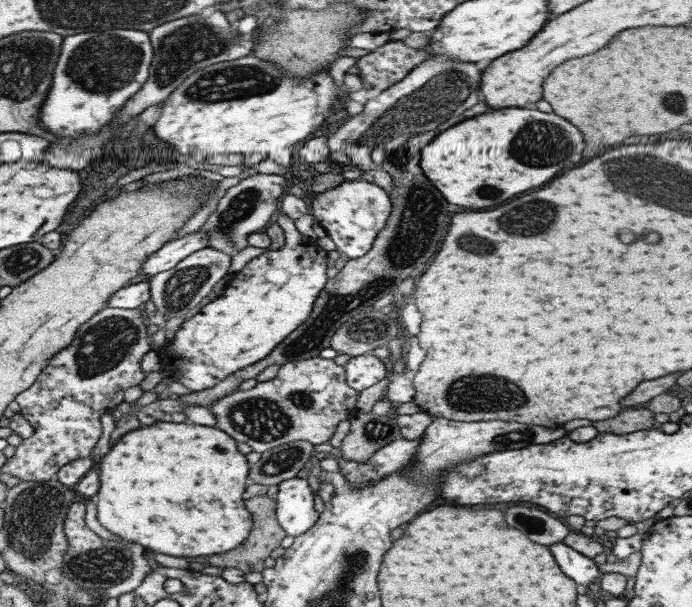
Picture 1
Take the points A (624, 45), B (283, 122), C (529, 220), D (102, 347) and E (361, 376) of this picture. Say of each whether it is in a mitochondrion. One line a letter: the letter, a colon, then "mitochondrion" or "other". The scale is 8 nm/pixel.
A: other
B: other
C: mitochondrion
D: mitochondrion
E: other

